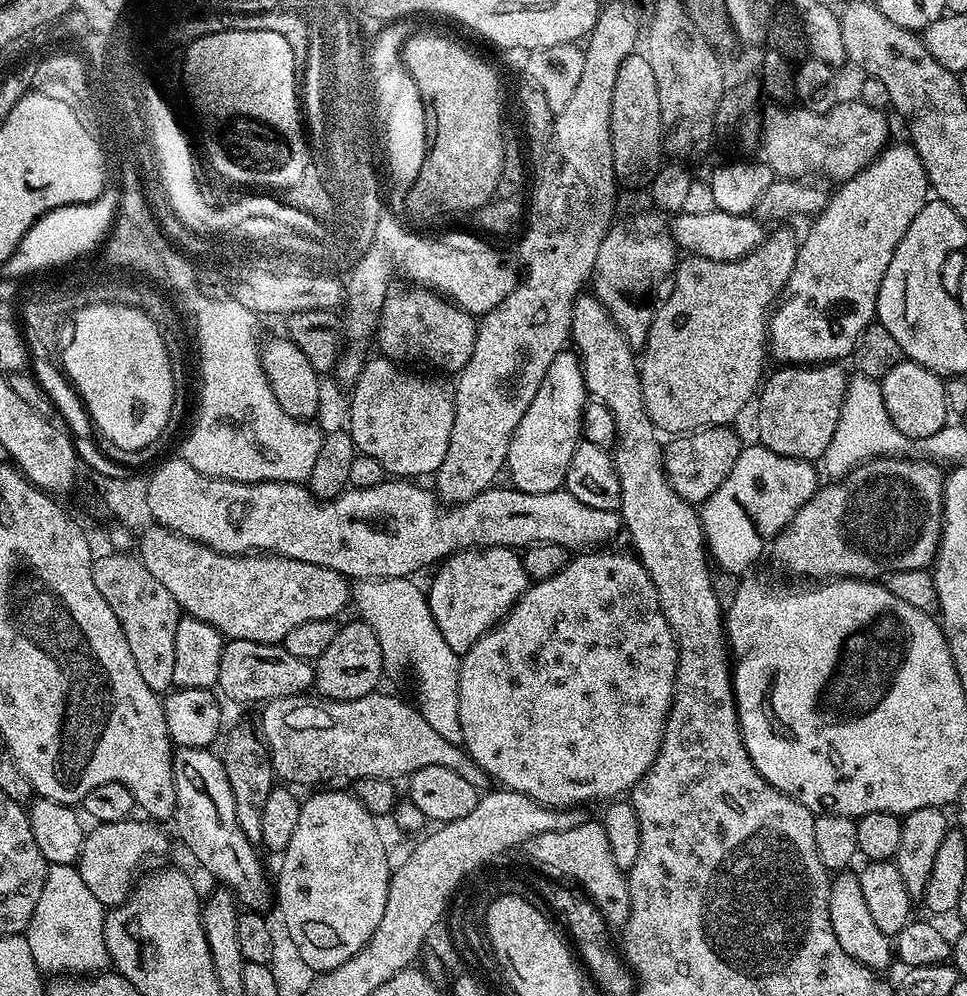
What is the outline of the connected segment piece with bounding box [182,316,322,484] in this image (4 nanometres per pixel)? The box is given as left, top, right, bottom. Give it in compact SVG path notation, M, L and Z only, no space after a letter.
M210 316L194 328L194 335L200 343L200 409L197 412L195 409L190 431L183 437L182 459L203 476L237 480L239 484L263 484L265 480L277 480L280 484L307 481L318 459L322 432L315 428L315 423L294 420L275 401L258 359L258 345L252 340L232 340L227 322L213 321Z

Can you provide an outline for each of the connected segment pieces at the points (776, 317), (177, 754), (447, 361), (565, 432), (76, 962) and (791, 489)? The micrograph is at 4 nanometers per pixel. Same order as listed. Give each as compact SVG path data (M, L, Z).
M889 143L884 151L859 172L839 185L826 207L811 221L808 237L799 241L796 265L788 279L787 295L775 305L770 316L770 352L784 366L811 366L844 362L851 357L858 338L876 320L876 303L882 278L902 234L918 218L918 210L930 199L928 175L922 158L911 143Z
M176 748L172 754L172 772L176 791L174 825L188 852L213 876L221 880L241 905L252 910L264 910L273 899L270 876L264 873L257 847L242 834L238 814L234 814L234 794L226 778L224 761L207 748Z
M396 294L389 295L384 309L380 311L380 323L374 333L375 343L380 343L381 357L395 362L400 366L406 364L425 364L428 368L437 368L440 372L459 374L470 362L470 354L474 350L476 341L477 321L469 313L460 311L455 304L441 298L436 294L420 294L416 301L408 308L408 313L400 312L404 300Z
M572 350L560 352L550 364L534 402L530 402L530 410L526 410L512 435L506 461L511 487L526 494L550 494L564 488L570 458L582 440L584 405L589 400L579 356Z
M49 864L38 906L30 918L26 935L34 962L41 973L55 978L61 974L99 974L109 967L104 917L106 909L82 882L79 867Z
M759 442L753 444L753 448L741 447L738 462L734 462L734 470L730 470L722 486L718 486L712 497L704 501L699 509L699 512L701 511L699 527L703 531L707 551L715 567L717 564L724 572L747 573L751 569L748 567L759 558L760 551L763 548L765 551L766 545L788 527L794 514L802 506L806 506L806 502L814 495L818 487L818 481L816 481L818 468L813 461L774 454L774 450L765 448Z

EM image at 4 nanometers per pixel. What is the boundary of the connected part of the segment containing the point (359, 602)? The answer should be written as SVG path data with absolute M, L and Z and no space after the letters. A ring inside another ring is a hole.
M411 579L403 580L362 580L355 585L354 591L351 593L350 600L358 611L359 619L365 624L370 624L374 630L374 634L383 637L384 624L388 624L388 640L387 636L381 639L382 654L384 655L385 665L392 666L397 664L398 667L404 668L409 664L412 672L416 675L416 700L415 703L420 709L422 718L426 718L426 722L430 722L430 727L438 733L442 734L442 738L446 738L446 742L454 742L463 745L462 726L458 722L458 690L460 689L460 658L461 653L450 650L450 642L446 642L446 638L442 638L442 630L438 630L438 626L432 617L432 611L428 605L428 597Z

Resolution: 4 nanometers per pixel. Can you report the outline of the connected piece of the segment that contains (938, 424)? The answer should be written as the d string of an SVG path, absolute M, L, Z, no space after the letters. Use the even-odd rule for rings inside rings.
M903 359L894 370L885 374L880 381L882 402L886 402L888 424L892 428L902 430L909 441L919 442L930 438L930 434L938 434L950 420L945 381L928 368L915 364L913 360Z

